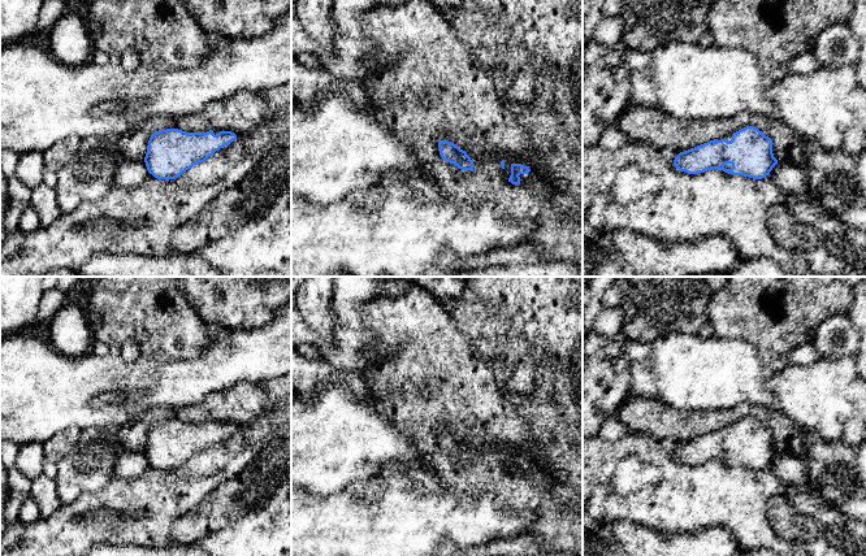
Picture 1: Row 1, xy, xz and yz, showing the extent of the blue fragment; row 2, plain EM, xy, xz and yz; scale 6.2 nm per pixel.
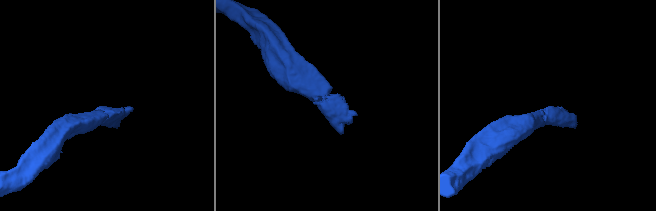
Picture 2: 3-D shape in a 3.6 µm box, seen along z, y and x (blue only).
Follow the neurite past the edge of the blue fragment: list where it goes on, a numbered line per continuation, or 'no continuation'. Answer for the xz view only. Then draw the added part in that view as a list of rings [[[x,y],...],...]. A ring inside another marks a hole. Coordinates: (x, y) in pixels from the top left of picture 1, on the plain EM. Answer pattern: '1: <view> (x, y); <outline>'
1: xz (537, 476); [[[520,465],[520,474],[527,477],[532,483],[540,485],[547,482],[547,474],[542,466],[537,466],[536,469],[532,465]]]

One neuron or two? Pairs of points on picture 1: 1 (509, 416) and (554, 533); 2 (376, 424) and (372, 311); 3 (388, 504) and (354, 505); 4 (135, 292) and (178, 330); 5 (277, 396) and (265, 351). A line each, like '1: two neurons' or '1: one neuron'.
1: one neuron
2: two neurons
3: one neuron
4: one neuron
5: two neurons

